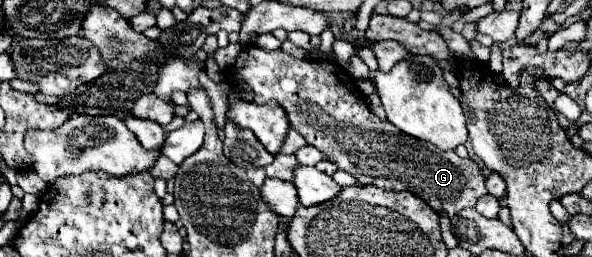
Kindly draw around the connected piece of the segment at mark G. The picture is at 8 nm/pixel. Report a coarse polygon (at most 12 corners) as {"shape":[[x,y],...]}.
{"shape":[[249,45],[226,71],[359,185],[449,217],[487,193],[475,161],[371,113],[333,61]]}

